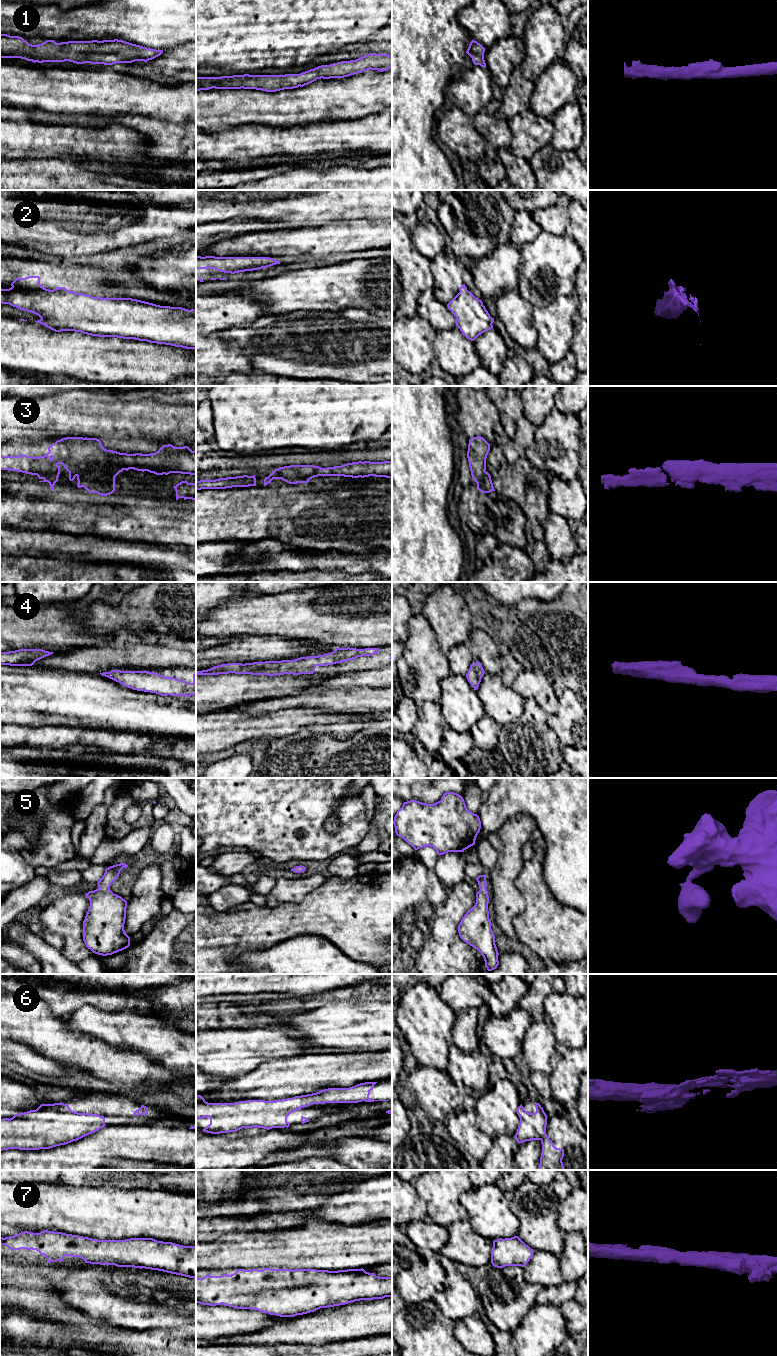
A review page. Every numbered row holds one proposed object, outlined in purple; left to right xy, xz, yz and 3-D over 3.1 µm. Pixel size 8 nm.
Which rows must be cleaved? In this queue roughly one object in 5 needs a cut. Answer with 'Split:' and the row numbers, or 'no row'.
Split: no row

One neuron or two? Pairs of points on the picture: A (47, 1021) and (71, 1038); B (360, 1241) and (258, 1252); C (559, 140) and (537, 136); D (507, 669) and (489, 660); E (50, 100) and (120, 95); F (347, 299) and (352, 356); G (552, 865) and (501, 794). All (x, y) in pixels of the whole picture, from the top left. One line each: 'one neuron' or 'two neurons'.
A: one neuron
B: one neuron
C: two neurons
D: two neurons
E: one neuron
F: two neurons
G: one neuron

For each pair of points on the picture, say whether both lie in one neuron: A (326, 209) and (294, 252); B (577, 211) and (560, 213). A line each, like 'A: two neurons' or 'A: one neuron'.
A: two neurons
B: two neurons

